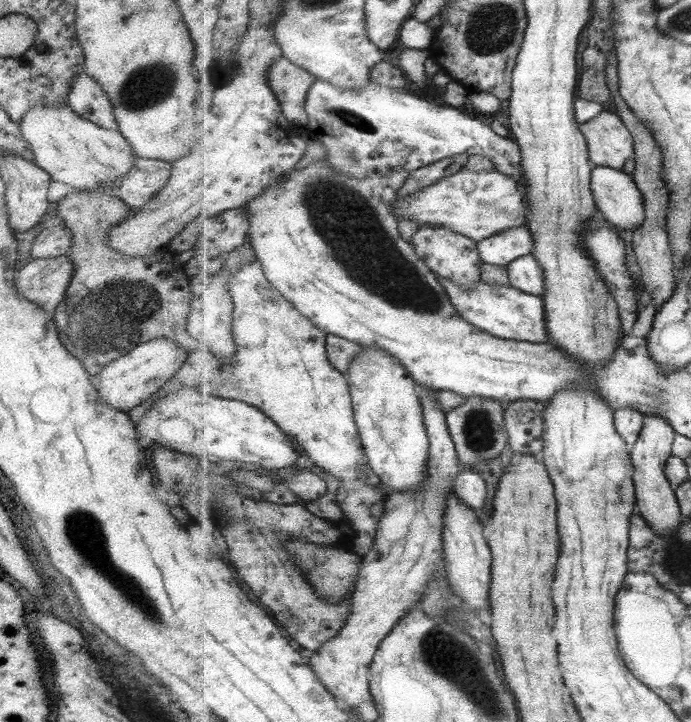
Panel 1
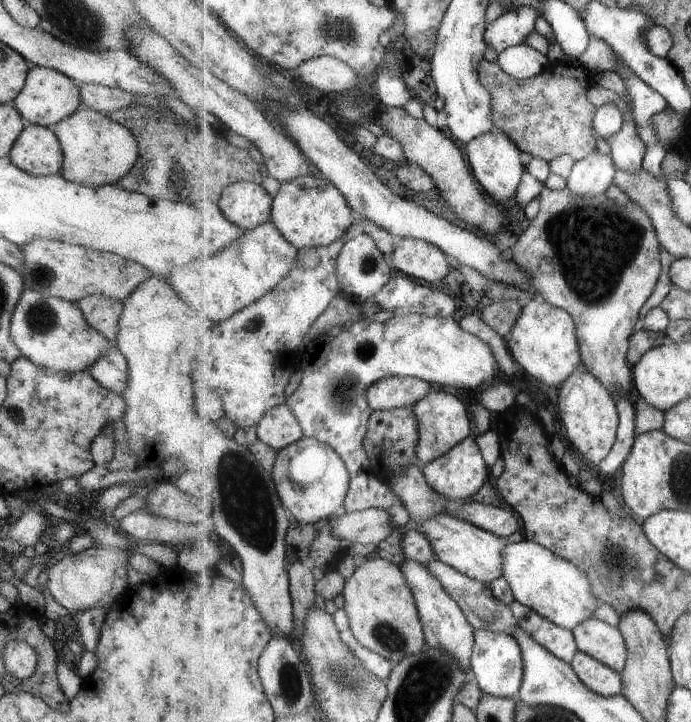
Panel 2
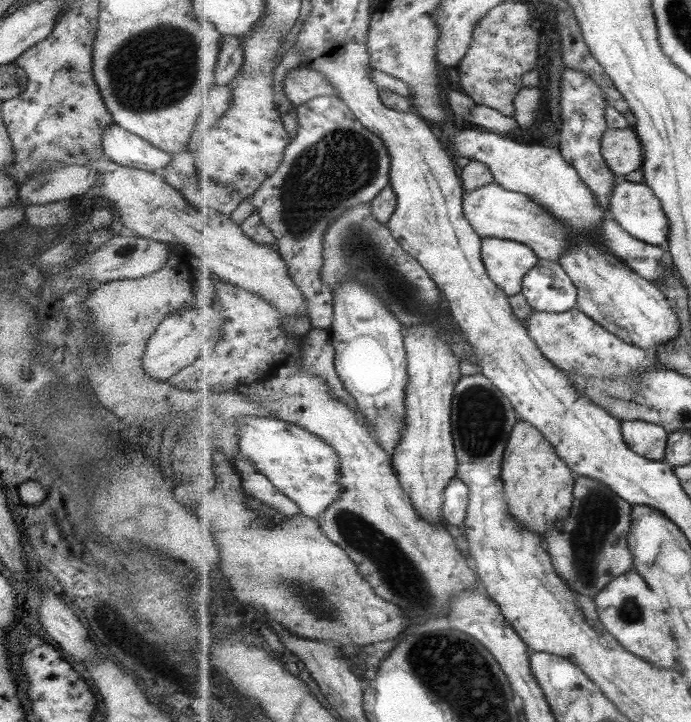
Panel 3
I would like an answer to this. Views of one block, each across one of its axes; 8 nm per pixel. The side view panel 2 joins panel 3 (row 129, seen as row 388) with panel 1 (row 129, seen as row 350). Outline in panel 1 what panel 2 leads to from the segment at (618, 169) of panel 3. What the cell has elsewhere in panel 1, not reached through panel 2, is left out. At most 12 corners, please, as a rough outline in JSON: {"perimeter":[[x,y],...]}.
{"perimeter":[[603,111],[579,128],[594,166],[621,170],[636,155],[633,134]]}

